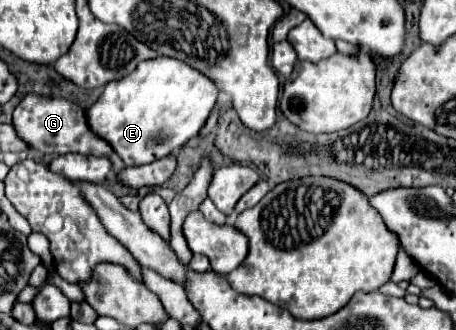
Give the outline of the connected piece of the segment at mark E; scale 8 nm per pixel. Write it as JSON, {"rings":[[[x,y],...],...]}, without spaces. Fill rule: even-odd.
{"rings":[[[157,56],[143,60],[129,76],[109,82],[101,98],[87,110],[87,120],[91,130],[111,144],[125,166],[141,166],[173,154],[197,136],[217,96],[217,86],[211,84],[205,74],[199,74],[199,70],[177,58]]]}

